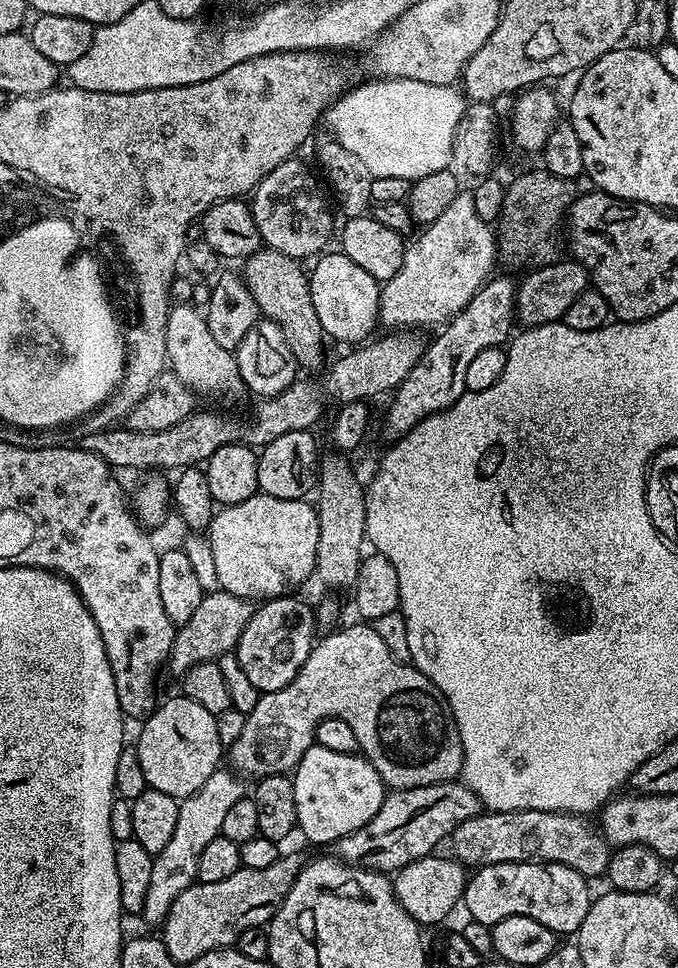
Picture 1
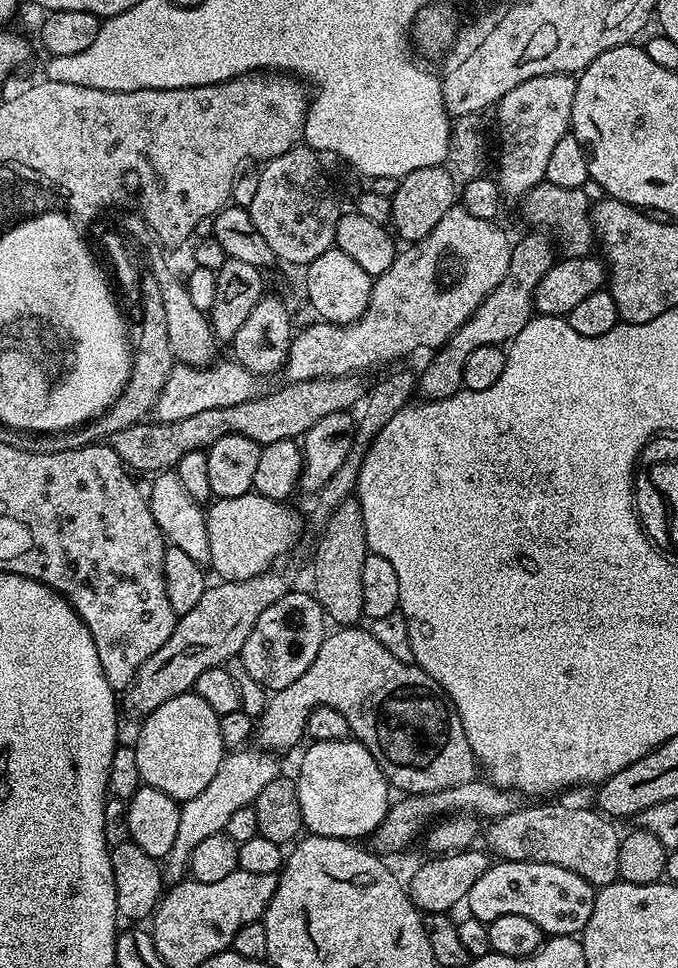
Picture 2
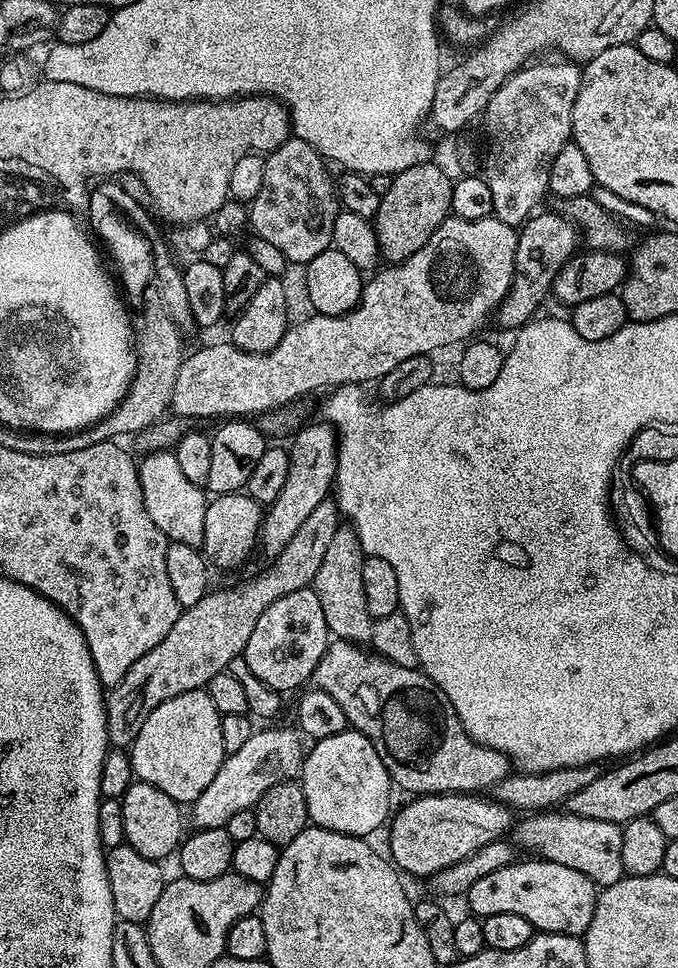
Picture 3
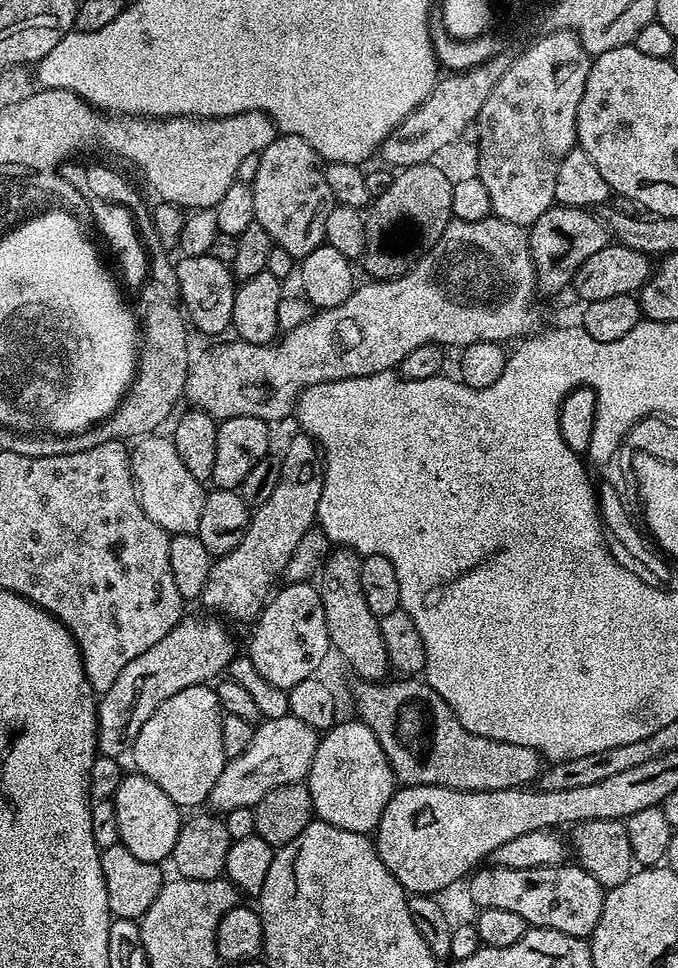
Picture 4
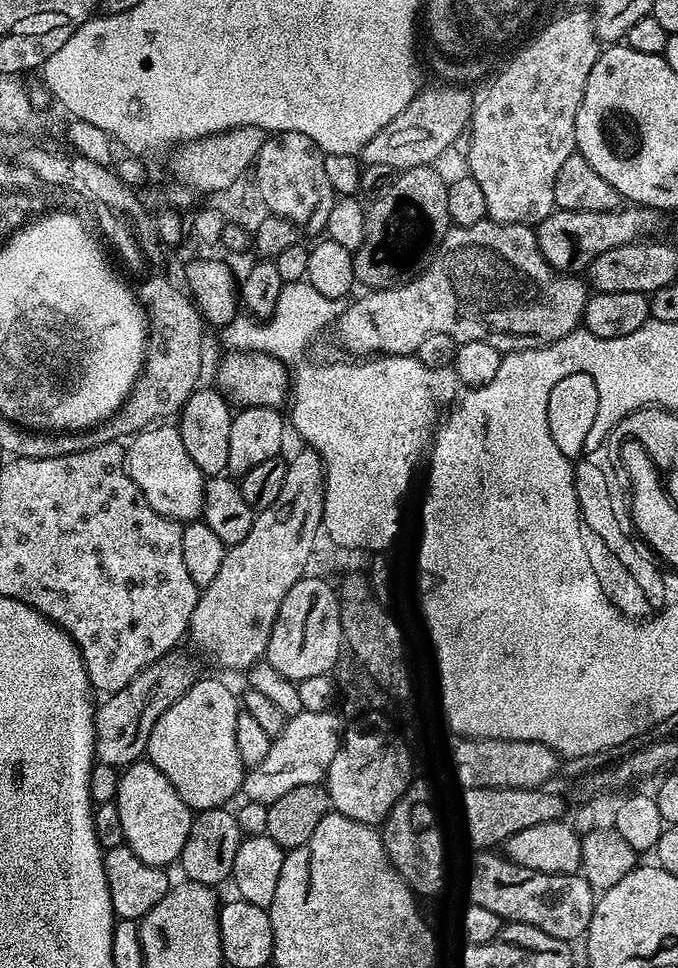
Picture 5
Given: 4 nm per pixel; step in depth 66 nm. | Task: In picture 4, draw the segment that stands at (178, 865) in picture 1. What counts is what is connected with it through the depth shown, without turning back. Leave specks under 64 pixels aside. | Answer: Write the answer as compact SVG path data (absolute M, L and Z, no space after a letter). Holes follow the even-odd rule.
M291 714L287 716L283 716L282 718L274 718L273 720L264 720L263 723L259 725L252 733L252 740L249 742L246 750L242 754L238 754L237 756L231 757L225 763L224 769L222 770L222 774L218 774L218 782L214 784L214 790L210 790L210 794L207 798L207 803L209 805L213 804L215 811L220 814L226 814L230 810L234 810L235 808L251 808L255 809L255 806L258 802L262 802L262 798L266 798L266 794L270 794L270 790L274 790L278 786L282 786L283 784L299 784L301 781L307 777L308 771L310 770L310 766L314 762L314 754L316 753L316 746L318 743L318 732L317 729L311 728L310 726L306 726L306 722L298 722L298 718L294 718Z

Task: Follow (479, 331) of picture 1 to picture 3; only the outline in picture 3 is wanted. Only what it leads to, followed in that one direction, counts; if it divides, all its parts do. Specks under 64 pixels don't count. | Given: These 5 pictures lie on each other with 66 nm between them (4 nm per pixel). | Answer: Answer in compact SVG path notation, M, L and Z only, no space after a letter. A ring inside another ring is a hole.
M537 211L519 225L516 238L516 277L512 279L512 289L506 294L500 307L494 313L495 323L500 323L504 328L519 330L537 315L540 303L549 299L552 284L556 275L566 266L566 262L577 255L578 247L582 240L582 232L572 220L559 211Z

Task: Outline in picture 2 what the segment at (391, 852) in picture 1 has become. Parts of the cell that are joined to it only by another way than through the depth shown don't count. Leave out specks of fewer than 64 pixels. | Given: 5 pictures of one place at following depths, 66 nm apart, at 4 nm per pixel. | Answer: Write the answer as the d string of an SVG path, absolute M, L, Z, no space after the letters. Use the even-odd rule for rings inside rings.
M484 778L462 782L462 786L450 786L446 790L438 790L437 792L408 794L400 799L404 800L398 801L397 804L395 801L389 807L386 818L374 833L374 840L377 840L388 852L400 852L407 844L414 843L416 839L417 843L425 829L441 818L459 814L477 818L488 816L487 819L489 821L494 821L506 814L514 814L514 810L522 810L526 806L525 797L521 793L509 792L507 788L494 786Z

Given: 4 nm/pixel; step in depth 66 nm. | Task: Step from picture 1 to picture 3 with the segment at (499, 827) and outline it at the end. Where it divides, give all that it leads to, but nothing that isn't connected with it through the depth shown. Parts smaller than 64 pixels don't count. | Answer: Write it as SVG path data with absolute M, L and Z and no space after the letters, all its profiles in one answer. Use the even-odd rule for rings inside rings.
M549 810L517 819L510 836L517 849L524 851L525 848L533 857L578 870L600 888L608 888L626 875L622 866L621 825L598 822L598 818L582 818L567 810Z

